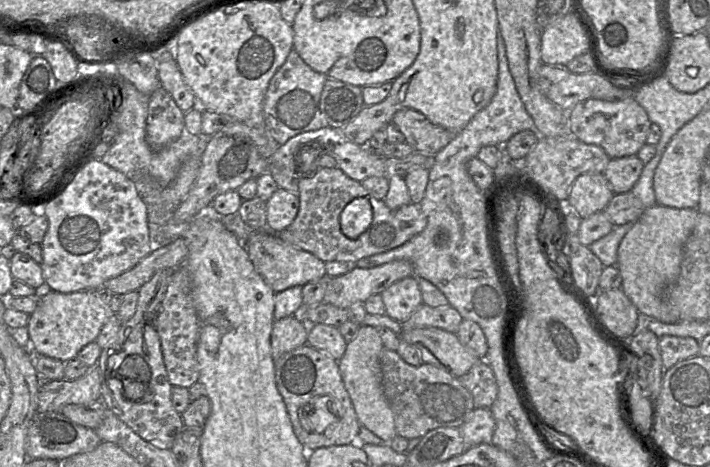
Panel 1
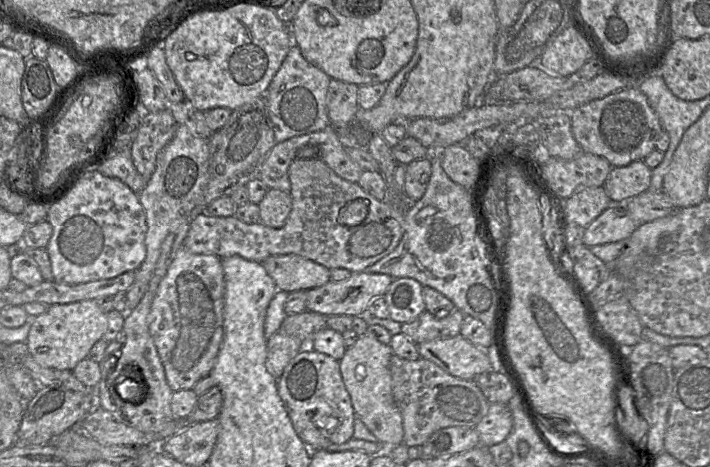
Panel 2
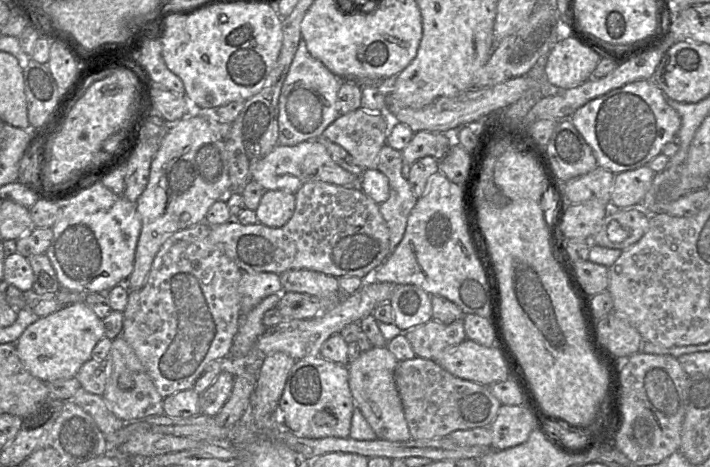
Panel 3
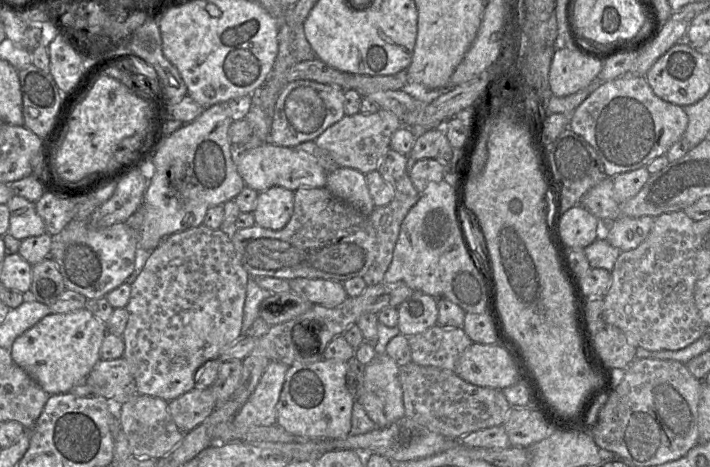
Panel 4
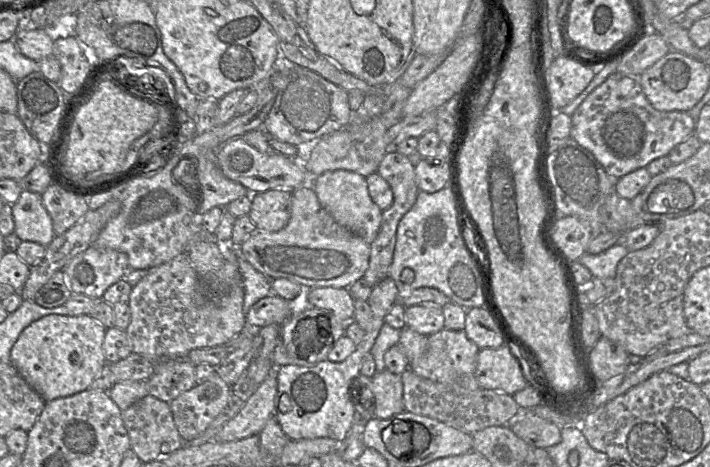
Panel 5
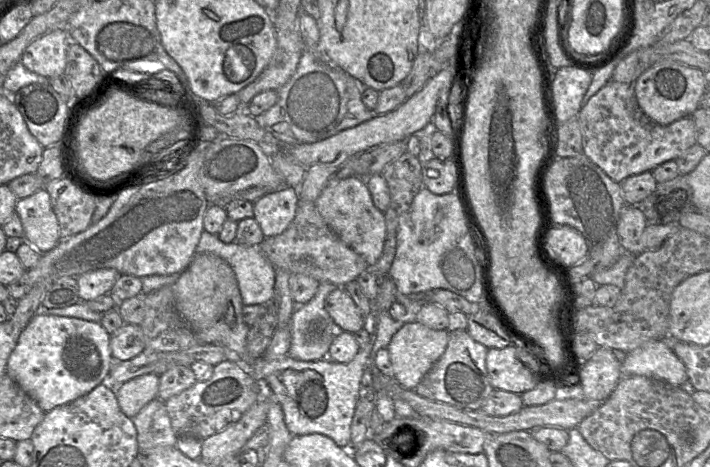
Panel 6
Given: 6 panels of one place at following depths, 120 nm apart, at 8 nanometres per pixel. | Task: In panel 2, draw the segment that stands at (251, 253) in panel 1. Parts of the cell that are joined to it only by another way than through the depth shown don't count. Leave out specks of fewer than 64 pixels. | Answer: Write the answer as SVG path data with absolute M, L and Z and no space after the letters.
M296 254L269 256L261 264L275 282L277 290L288 293L314 289L323 286L331 280L330 270L328 268Z

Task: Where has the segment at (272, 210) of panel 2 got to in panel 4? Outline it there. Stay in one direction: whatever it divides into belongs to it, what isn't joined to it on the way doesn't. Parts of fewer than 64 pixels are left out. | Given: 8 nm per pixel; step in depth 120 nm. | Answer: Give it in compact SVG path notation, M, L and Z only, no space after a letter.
M273 186L258 193L252 214L256 225L278 231L289 222L293 208L294 192L280 186Z

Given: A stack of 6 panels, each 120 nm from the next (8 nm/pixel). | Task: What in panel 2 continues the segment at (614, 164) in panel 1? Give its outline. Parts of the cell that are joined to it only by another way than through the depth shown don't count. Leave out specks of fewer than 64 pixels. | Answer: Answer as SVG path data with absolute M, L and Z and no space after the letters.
M643 160L623 167L612 167L604 189L612 203L619 203L649 190L652 169Z

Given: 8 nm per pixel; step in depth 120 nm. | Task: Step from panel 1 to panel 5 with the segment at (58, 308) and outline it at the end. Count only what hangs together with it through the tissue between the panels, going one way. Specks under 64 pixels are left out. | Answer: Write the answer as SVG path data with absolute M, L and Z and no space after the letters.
M46 315L32 322L21 332L18 340L11 348L10 362L46 402L72 396L88 390L105 367L107 362L104 356L103 343L106 329L91 315Z

